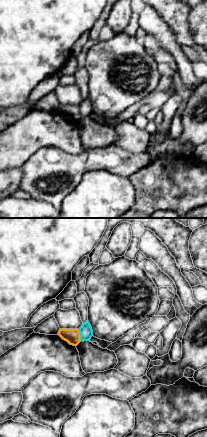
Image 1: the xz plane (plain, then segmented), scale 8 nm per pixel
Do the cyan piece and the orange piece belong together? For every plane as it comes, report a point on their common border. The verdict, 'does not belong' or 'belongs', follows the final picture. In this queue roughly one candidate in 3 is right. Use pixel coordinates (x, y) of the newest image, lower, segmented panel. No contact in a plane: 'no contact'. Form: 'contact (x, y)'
contact (80, 335)

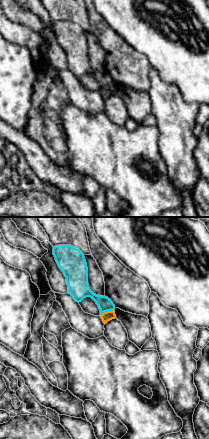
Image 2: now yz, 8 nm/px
contact (107, 310)

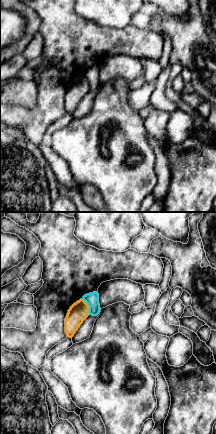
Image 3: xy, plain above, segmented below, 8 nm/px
contact (88, 305)

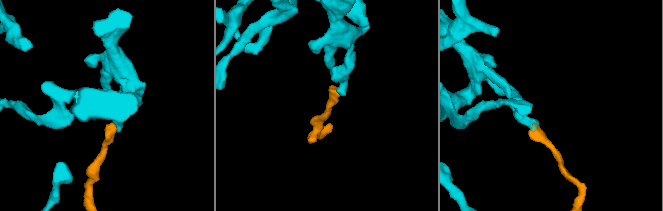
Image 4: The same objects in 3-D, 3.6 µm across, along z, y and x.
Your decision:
does not belong

